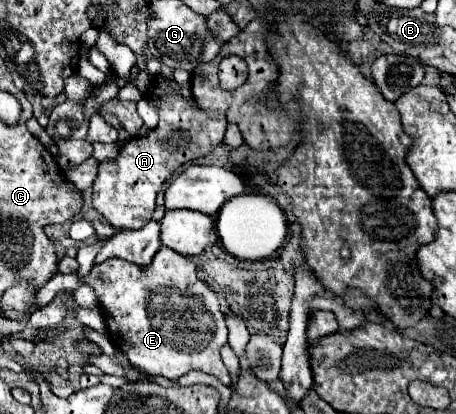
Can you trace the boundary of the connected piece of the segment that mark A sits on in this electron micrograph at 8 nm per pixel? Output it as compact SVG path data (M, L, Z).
M156 78L152 88L160 100L160 122L144 138L130 138L122 148L116 162L102 162L98 178L94 180L94 208L116 228L138 230L152 220L156 208L156 196L162 184L174 174L174 170L194 158L210 154L224 138L224 118L210 118L204 110L192 108L192 98L182 98L172 92L170 78Z

